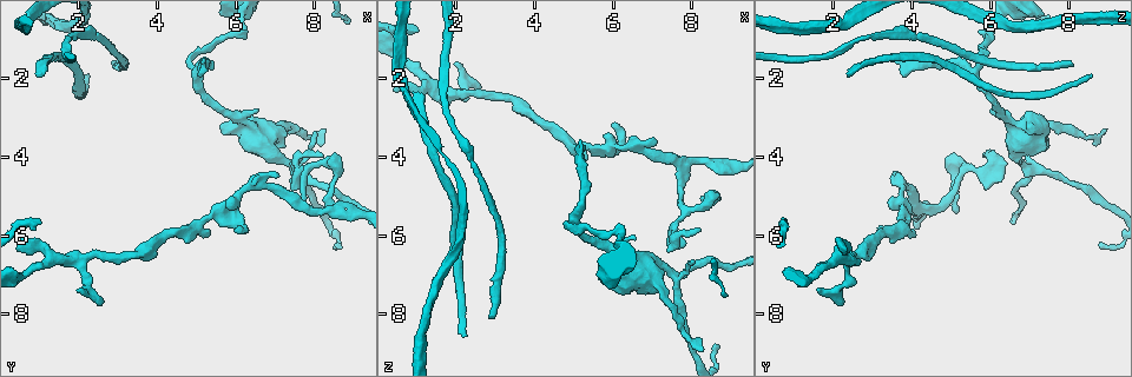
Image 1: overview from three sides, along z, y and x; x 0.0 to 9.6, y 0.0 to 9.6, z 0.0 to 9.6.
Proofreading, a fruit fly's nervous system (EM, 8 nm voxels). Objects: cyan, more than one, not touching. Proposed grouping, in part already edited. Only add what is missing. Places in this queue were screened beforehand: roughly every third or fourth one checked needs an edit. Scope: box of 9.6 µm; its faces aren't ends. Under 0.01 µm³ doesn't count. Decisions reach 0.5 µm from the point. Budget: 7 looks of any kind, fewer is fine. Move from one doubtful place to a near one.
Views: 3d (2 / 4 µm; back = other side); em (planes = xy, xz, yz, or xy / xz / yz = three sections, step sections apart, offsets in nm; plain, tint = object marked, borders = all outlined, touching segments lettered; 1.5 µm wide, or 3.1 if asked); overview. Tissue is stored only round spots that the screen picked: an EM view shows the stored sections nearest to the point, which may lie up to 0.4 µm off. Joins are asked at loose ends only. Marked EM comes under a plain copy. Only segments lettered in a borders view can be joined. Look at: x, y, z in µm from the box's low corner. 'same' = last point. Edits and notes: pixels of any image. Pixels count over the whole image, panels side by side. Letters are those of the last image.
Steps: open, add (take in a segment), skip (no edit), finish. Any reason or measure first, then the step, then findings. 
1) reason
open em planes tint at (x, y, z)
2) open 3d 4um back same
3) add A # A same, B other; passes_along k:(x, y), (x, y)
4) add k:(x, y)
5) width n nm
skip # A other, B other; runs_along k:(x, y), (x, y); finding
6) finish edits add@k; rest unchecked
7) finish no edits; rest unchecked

end of a long branch
open em planes borders at (2.95, 1.70, 8.10)

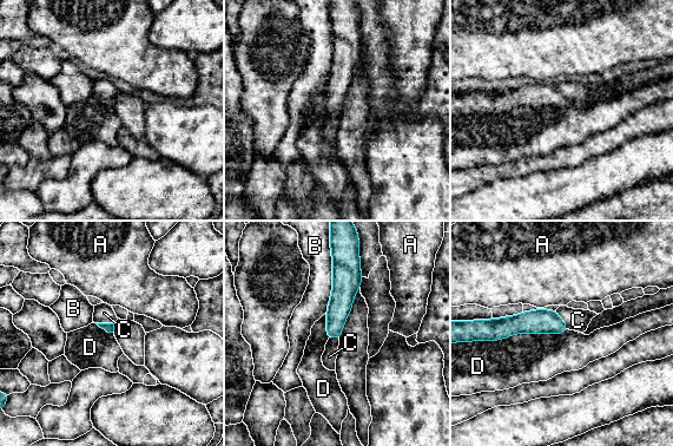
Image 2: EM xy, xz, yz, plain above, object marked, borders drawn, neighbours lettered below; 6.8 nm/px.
add C # A other, B other, C same, D other; passes_along 2:(539, 321), (561, 320), (578, 320); the cell continues

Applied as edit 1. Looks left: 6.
tapers out
open 3d 2um back at (8.25, 3.25, 8.85)

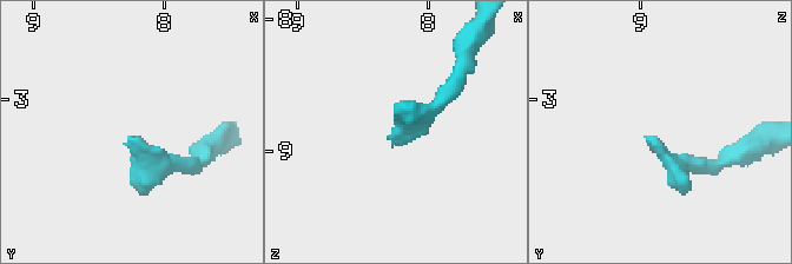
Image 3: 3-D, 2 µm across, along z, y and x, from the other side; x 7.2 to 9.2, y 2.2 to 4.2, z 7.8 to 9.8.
open em xy step 8 borders at (8.28, 3.30, 8.86)

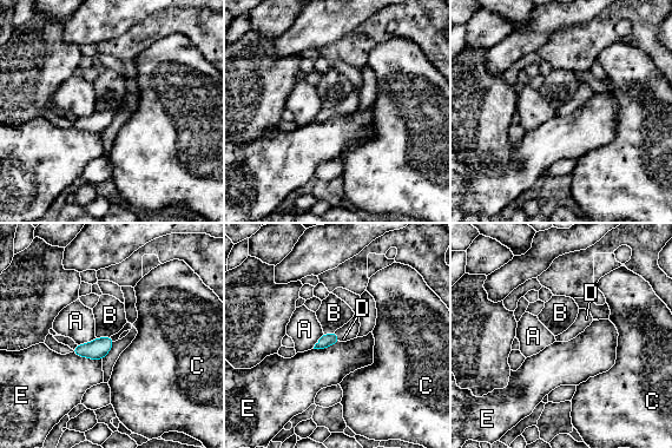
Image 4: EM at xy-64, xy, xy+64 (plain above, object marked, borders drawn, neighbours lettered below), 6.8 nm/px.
another direction
open em planes borders same

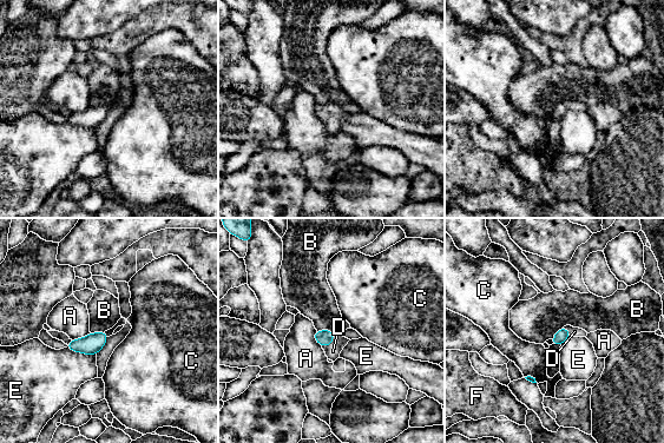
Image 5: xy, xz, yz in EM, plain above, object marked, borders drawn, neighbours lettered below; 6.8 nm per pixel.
add D # A other, B other, C other, D same, E other, F other; passes_along 5:(326, 337), (333, 342), (333, 351); the cell continues

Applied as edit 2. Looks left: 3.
open overview

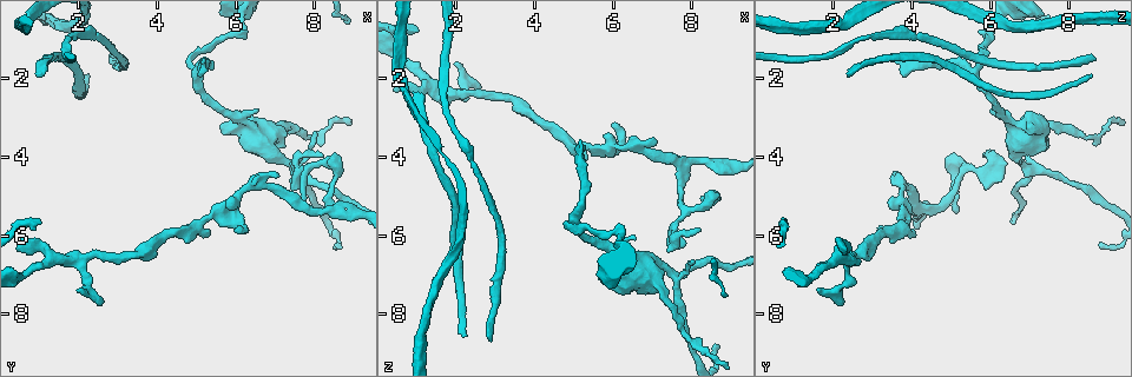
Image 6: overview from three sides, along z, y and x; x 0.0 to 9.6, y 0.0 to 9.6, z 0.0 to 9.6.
free end
open 3d 4um at (6.00, 5.90, 3.15)

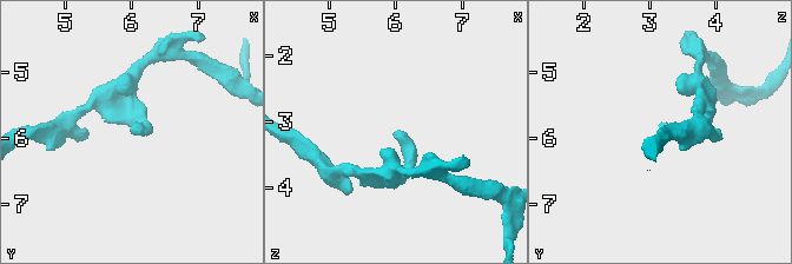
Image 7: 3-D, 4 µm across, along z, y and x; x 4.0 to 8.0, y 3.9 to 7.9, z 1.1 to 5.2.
open em planes borders at (6.00, 5.85, 3.15)

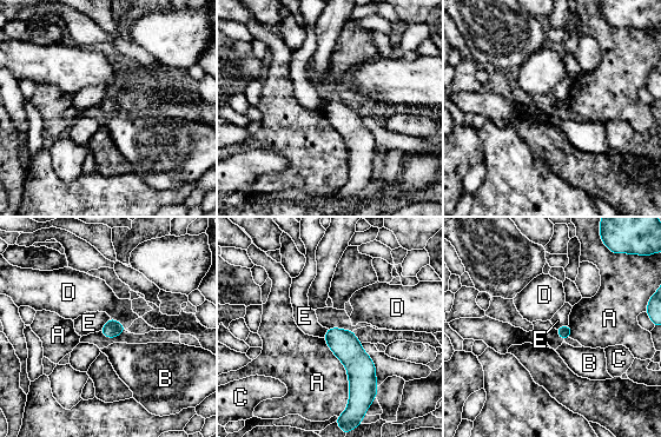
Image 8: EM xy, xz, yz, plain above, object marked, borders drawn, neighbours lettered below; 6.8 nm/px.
skip # A other, B other, C other, D other, E other; border 8:(568, 323), (555, 329); none of them fits

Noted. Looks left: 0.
finish edits add@2, add@5; rest unchecked

